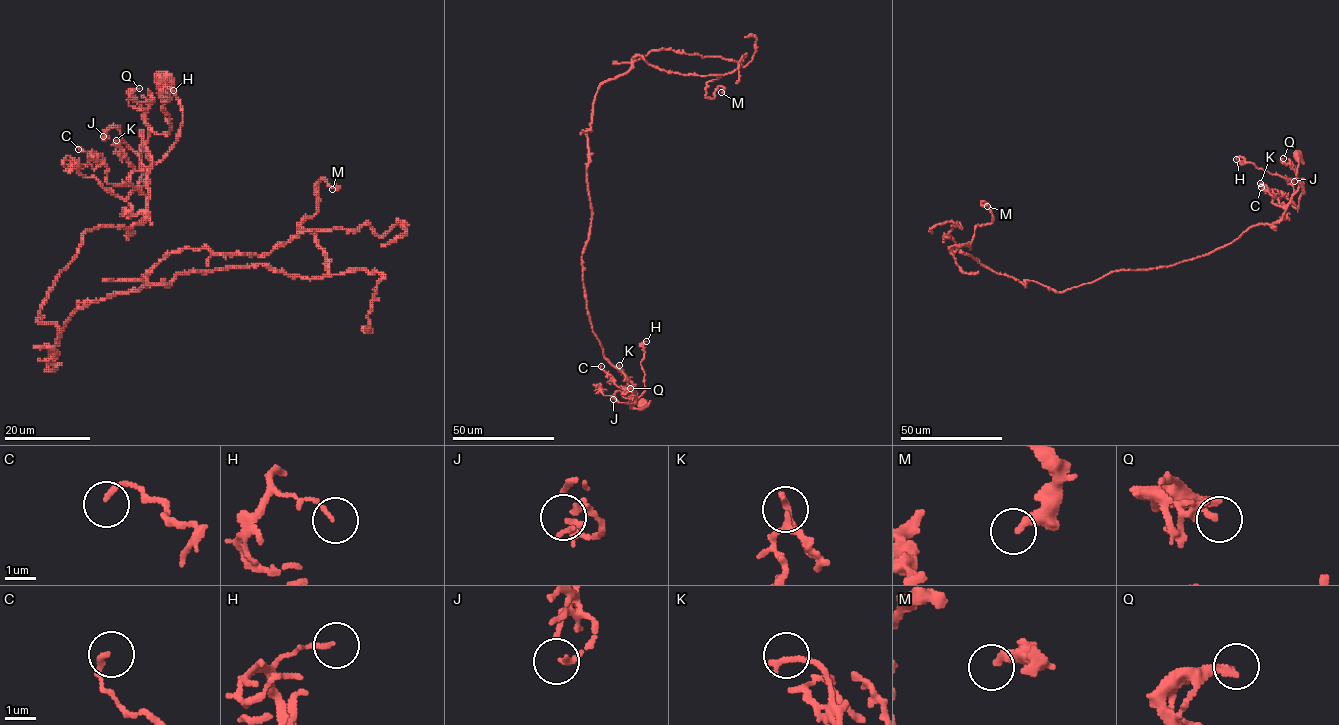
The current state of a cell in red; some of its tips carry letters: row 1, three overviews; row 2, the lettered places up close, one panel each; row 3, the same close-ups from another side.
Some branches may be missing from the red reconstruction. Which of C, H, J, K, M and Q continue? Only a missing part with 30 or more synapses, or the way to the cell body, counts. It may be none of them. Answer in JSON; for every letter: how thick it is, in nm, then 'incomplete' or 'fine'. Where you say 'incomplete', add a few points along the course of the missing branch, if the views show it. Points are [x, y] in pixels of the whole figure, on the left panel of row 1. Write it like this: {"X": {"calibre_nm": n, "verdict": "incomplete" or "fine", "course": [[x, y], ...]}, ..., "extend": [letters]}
{"C": {"calibre_nm": 160, "verdict": "fine"}, "H": {"calibre_nm": 100, "verdict": "fine"}, "J": {"calibre_nm": 190, "verdict": "fine"}, "K": {"calibre_nm": 220, "verdict": "fine"}, "M": {"calibre_nm": 300, "verdict": "fine"}, "Q": {"calibre_nm": 260, "verdict": "fine"}, "extend": []}

